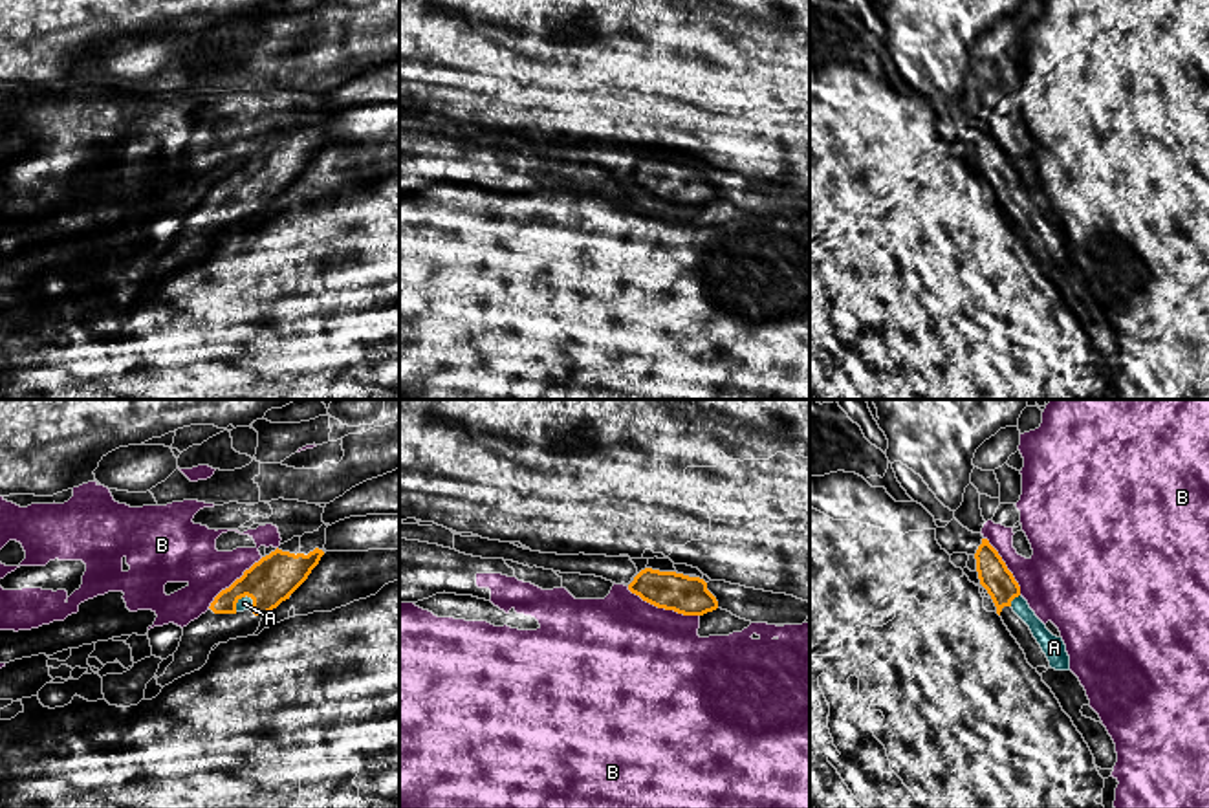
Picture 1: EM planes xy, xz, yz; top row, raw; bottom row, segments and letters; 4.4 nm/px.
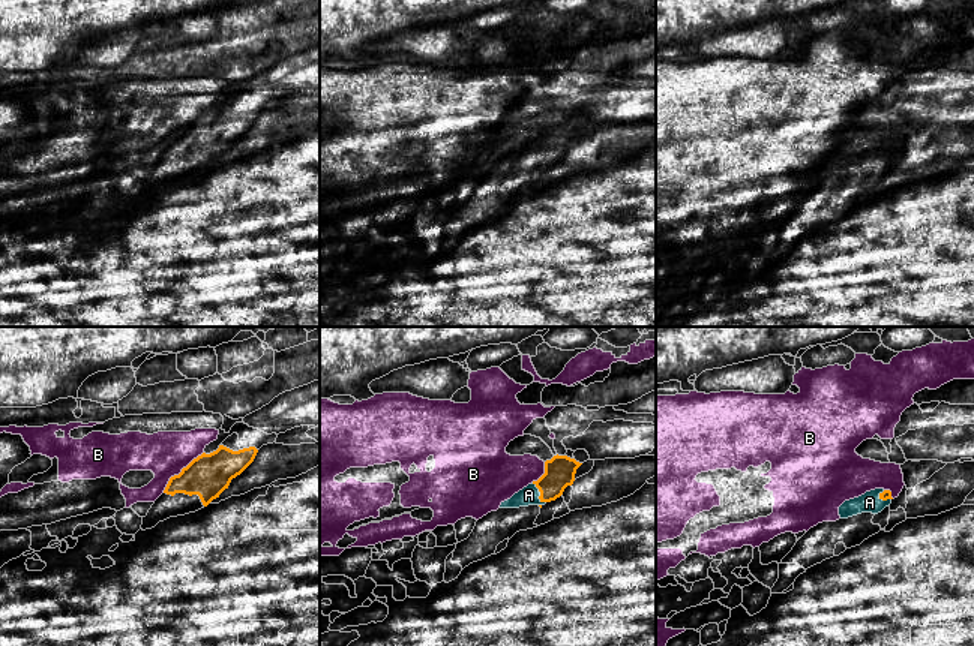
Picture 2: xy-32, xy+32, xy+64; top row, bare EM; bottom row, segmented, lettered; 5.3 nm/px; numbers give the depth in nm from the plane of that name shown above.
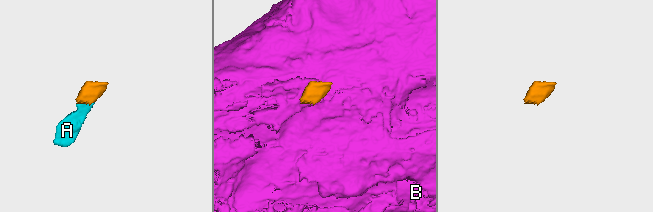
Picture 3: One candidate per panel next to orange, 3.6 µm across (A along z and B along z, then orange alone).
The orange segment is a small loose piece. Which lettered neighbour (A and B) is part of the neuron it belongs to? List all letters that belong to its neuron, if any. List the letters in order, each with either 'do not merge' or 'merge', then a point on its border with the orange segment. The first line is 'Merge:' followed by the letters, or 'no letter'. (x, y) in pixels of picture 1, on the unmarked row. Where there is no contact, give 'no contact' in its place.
Merge: A
A: merge | yz (1013, 187)
B: do not merge | xz (664, 196)

